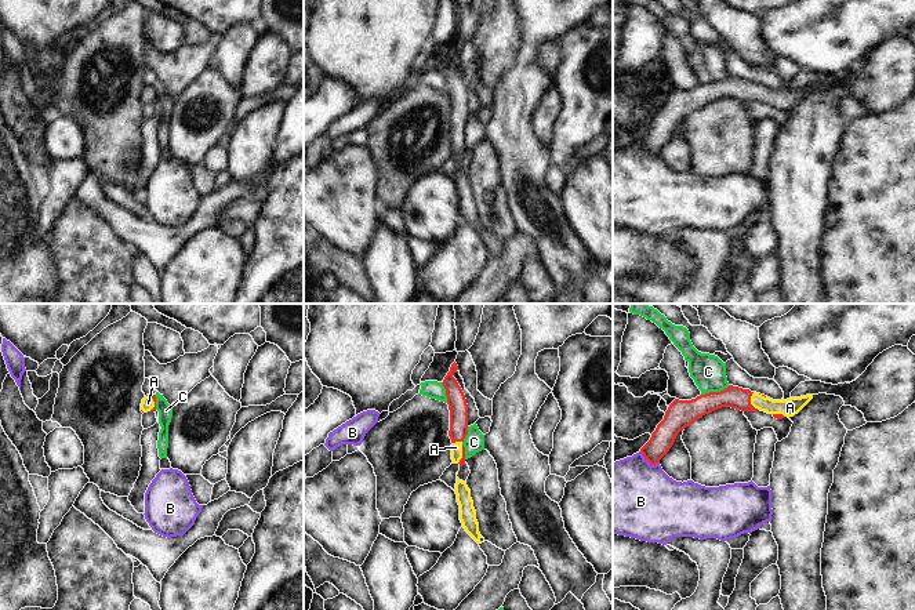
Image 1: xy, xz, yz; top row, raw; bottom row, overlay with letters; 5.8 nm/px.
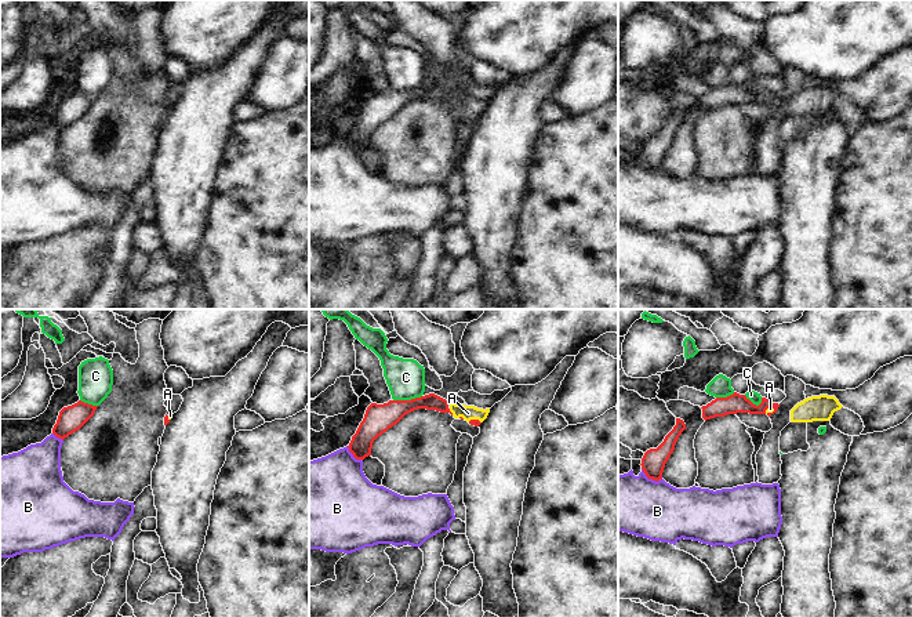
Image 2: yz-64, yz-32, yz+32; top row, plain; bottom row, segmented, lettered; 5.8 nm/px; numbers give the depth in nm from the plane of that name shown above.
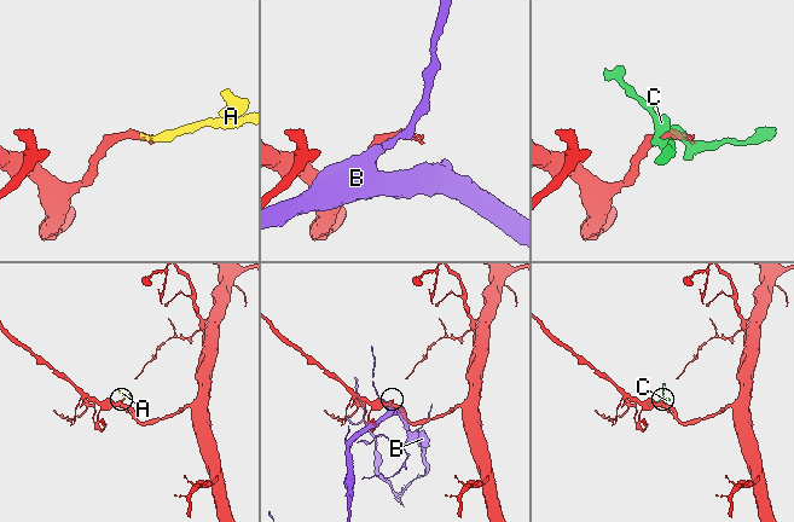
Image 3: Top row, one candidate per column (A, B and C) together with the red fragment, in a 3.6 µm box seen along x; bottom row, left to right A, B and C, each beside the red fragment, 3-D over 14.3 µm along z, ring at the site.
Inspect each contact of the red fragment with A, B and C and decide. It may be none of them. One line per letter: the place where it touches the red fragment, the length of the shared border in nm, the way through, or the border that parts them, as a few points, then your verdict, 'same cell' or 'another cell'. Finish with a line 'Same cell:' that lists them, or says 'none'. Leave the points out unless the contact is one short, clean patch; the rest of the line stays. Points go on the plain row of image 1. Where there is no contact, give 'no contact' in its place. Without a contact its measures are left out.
A: meets red in yz at (750, 93); contact 110 nm long; runs through yz (736, 89), (750, 93), (790, 98); same cell
B: meets red in yz at (649, 152); contact 140 nm long; another cell
C: meets red in xz at (463, 135); contact 190 nm long; another cell
Same cell: A

